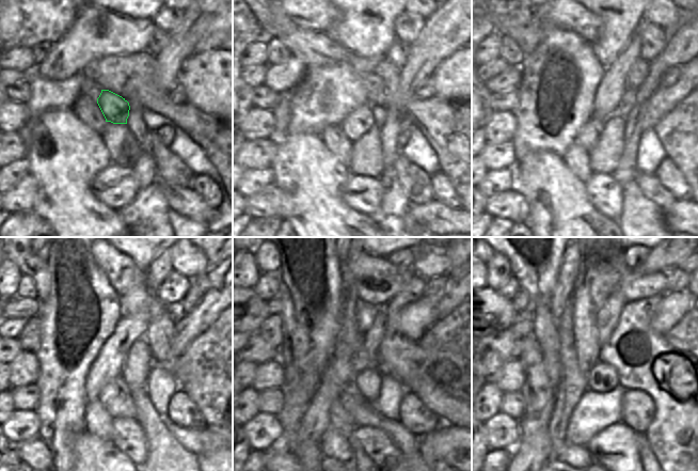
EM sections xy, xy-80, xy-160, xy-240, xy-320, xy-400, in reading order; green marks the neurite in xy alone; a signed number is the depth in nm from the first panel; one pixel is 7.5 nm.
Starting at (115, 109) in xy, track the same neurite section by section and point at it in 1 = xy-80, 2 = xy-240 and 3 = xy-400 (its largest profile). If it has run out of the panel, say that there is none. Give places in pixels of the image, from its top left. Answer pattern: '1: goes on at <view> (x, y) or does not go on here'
1: goes on at xy-80 (361, 120)
2: goes on at xy-240 (115, 395)
3: goes on at xy-400 (646, 454)

